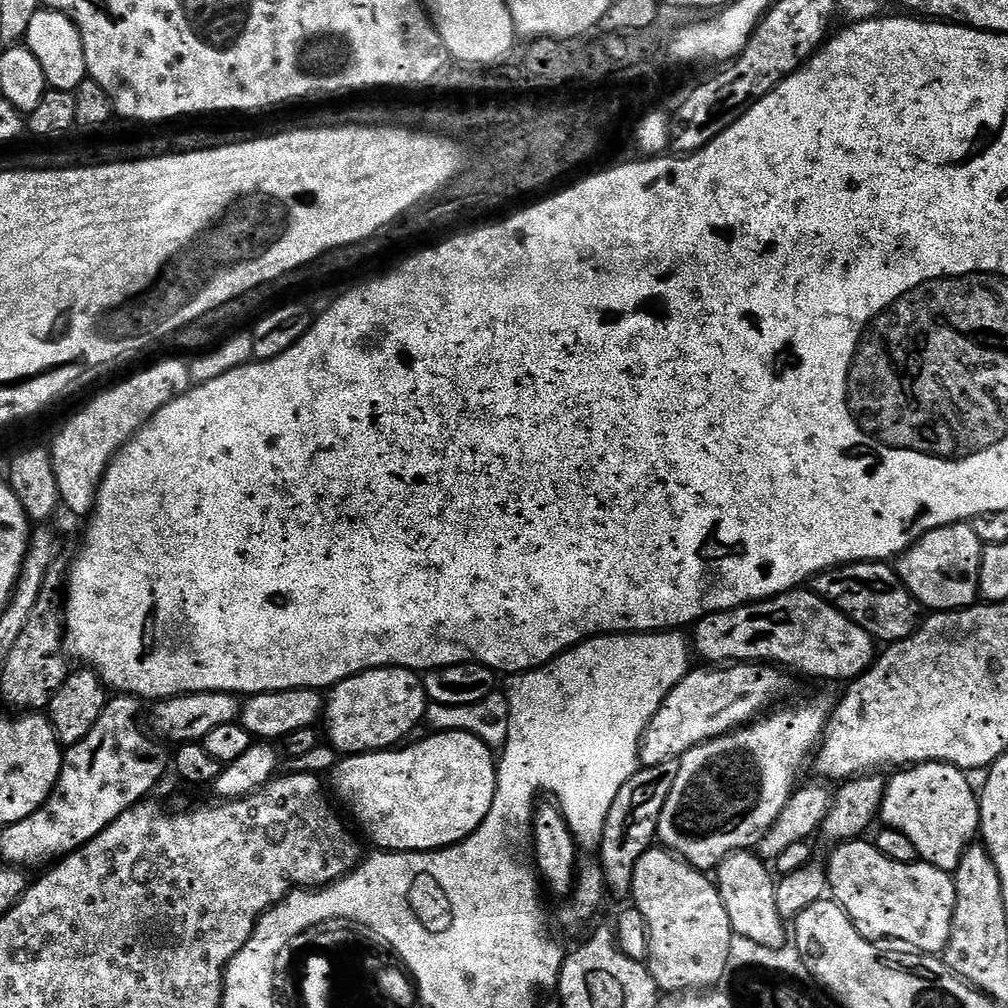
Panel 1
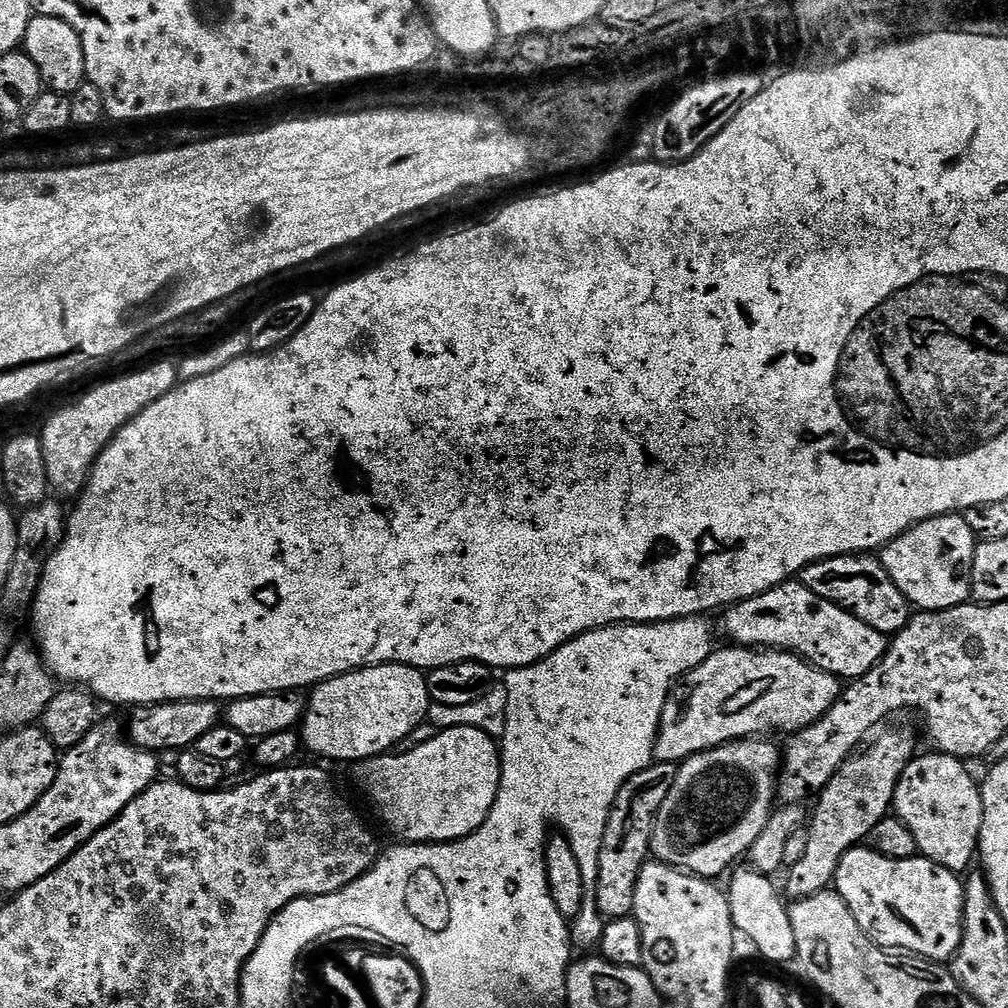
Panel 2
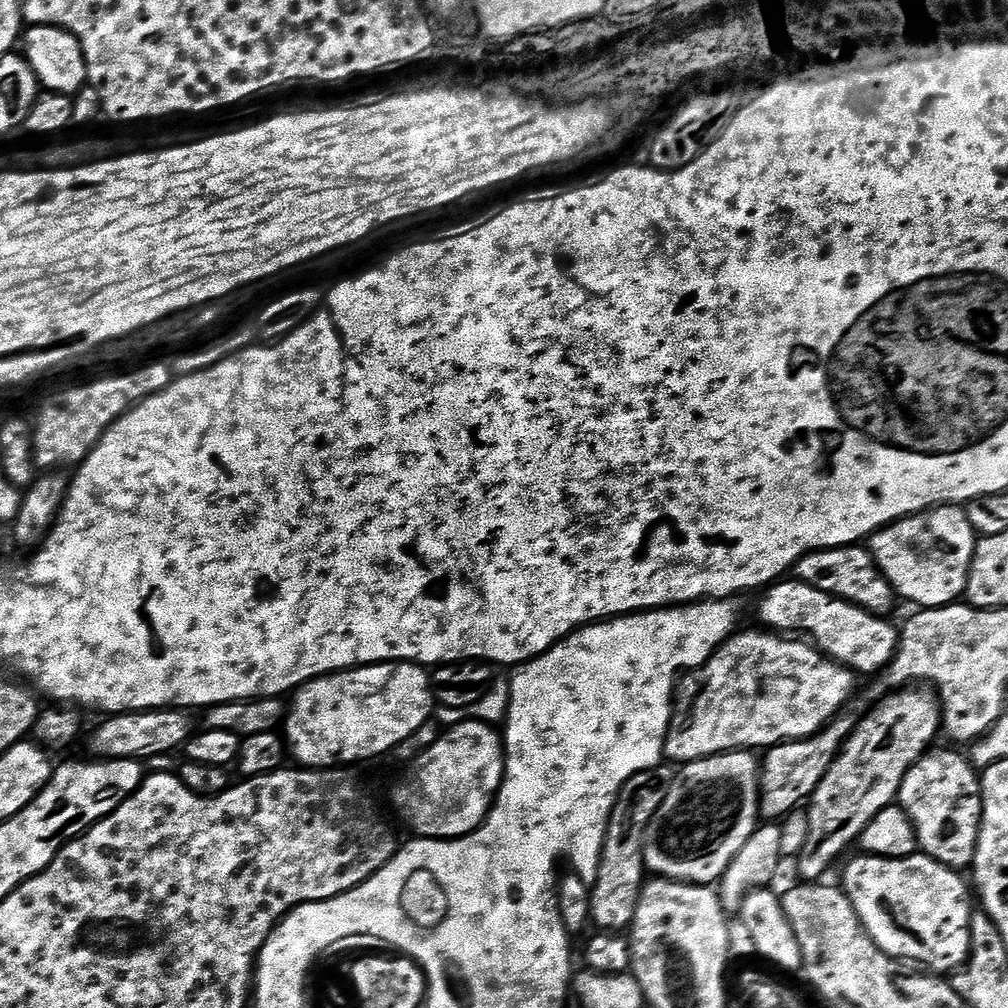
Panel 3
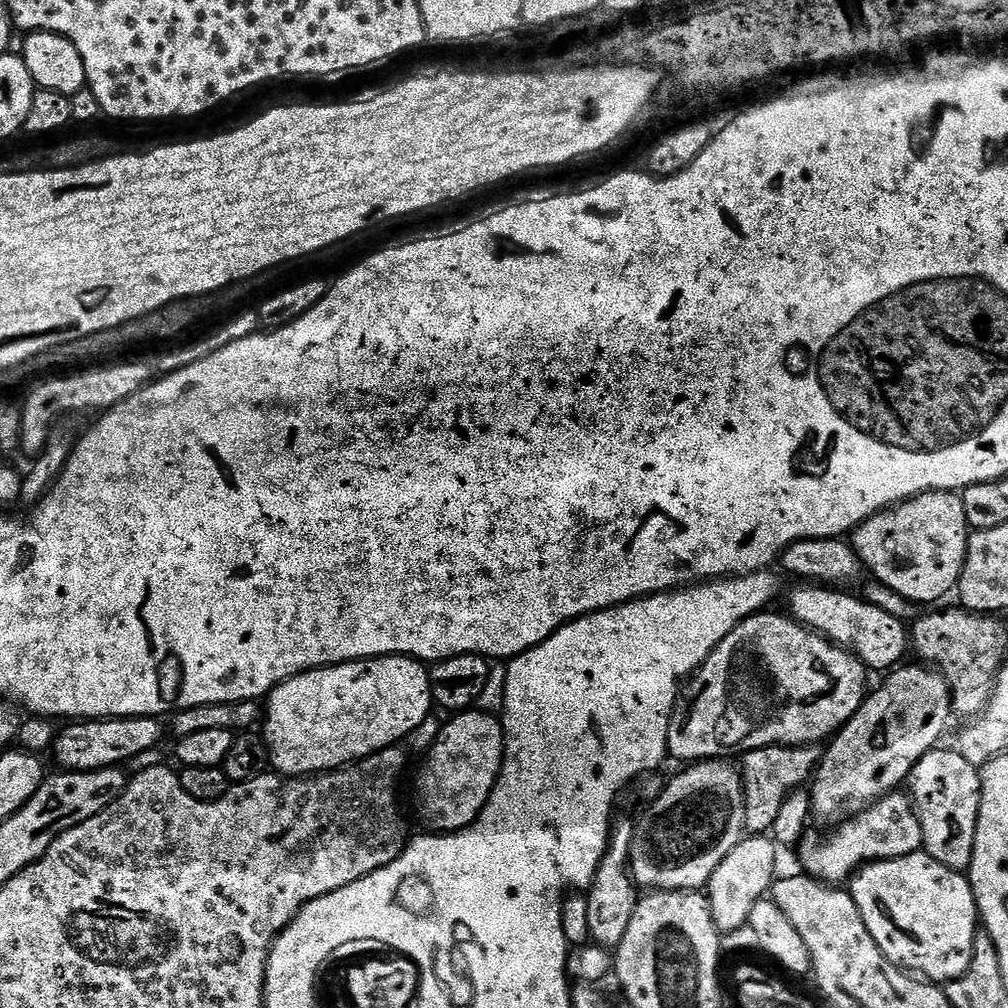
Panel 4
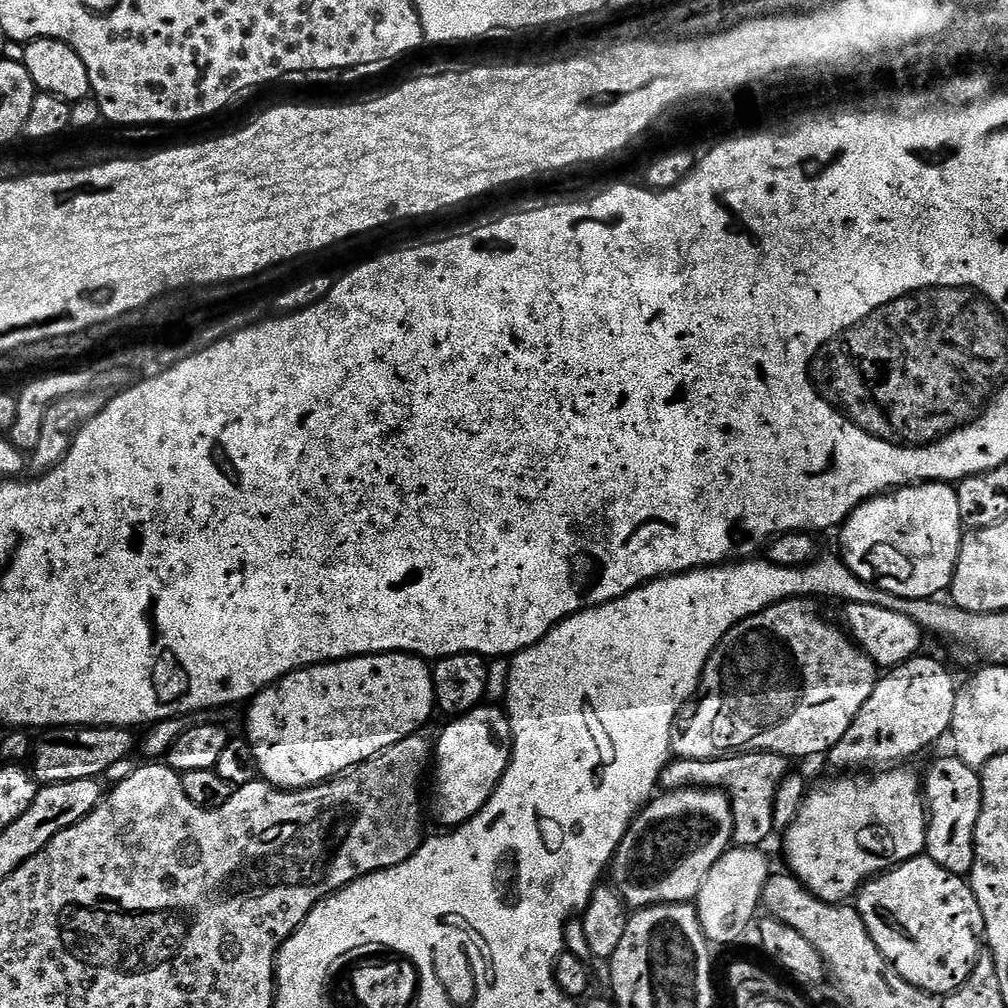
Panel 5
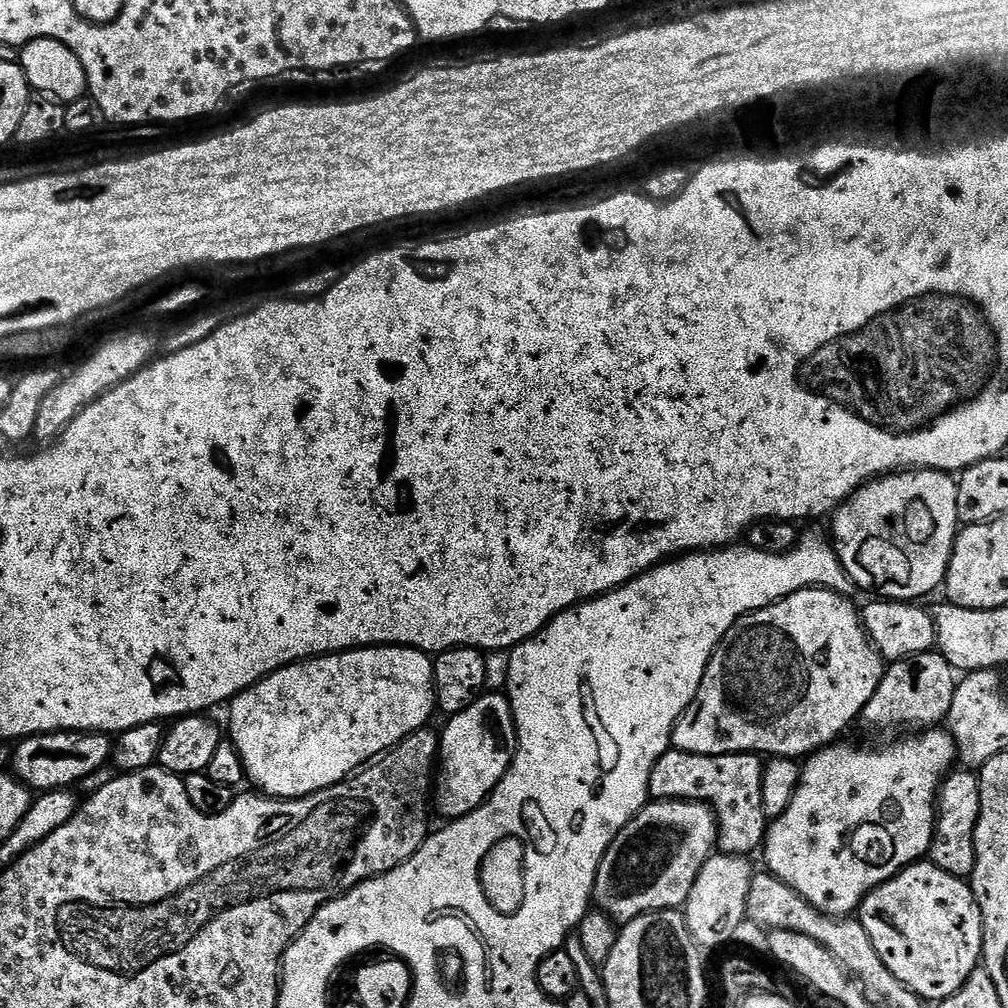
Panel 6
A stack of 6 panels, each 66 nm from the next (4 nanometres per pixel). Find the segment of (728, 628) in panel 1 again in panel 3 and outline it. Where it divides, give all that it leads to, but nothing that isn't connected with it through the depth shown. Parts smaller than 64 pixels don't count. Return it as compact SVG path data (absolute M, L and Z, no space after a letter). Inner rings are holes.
M795 578L781 579L771 585L761 596L764 597L760 600L760 620L764 623L761 625L765 629L777 634L803 634L828 659L844 665L845 668L852 669L853 673L865 672L868 678L875 677L883 672L884 667L894 658L896 649L900 647L900 633L897 625L891 624L891 619L875 616L872 612L868 612L856 604L851 604L848 600L840 600L837 596L826 594Z

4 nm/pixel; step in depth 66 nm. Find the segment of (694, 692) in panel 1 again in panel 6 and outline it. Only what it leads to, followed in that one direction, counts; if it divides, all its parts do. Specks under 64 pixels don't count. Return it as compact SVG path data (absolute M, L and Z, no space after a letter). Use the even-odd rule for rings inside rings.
M803 588L786 598L782 598L776 604L766 606L762 610L752 612L748 616L741 616L732 629L722 638L722 642L716 647L716 653L710 658L710 662L704 671L702 686L698 686L698 694L690 706L678 718L678 722L672 731L671 747L677 752L689 752L690 754L702 754L703 756L725 756L737 752L751 752L753 754L765 754L775 758L778 756L790 756L793 758L807 758L813 752L819 752L821 748L827 748L829 744L839 741L840 736L855 720L861 719L866 702L874 698L874 690L884 677L886 661L880 655L879 650L872 645L868 637L868 631L864 628L862 612L859 607L852 605L853 601L846 596L840 596L837 592L831 592L825 588Z

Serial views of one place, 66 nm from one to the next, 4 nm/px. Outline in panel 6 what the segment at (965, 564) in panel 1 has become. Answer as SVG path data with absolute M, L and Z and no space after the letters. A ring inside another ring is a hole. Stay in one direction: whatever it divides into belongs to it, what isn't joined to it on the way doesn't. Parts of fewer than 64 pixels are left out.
M917 468L915 470L901 470L891 474L875 477L863 484L831 513L832 532L830 528L830 539L832 547L835 548L846 574L850 574L853 585L857 589L873 588L876 594L889 600L902 600L905 602L916 602L921 598L919 596L928 596L932 591L939 589L944 582L944 576L948 573L948 563L952 557L952 547L956 541L956 534L960 519L958 518L958 486L955 475L939 472L933 468Z

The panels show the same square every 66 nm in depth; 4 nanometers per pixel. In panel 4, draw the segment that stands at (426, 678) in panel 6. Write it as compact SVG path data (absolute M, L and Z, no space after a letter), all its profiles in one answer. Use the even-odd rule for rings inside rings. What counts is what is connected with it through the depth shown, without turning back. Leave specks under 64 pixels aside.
M378 656L371 660L351 660L348 664L332 664L328 668L315 668L282 682L268 693L266 697L268 708L266 704L262 712L262 735L268 745L268 759L271 767L285 778L289 776L311 776L355 765L357 762L363 761L364 757L372 755L373 752L380 752L383 748L399 745L404 742L400 740L406 739L415 728L422 727L424 719L428 716L428 711L433 711L434 701L428 674L429 669L421 661L413 660L411 656Z

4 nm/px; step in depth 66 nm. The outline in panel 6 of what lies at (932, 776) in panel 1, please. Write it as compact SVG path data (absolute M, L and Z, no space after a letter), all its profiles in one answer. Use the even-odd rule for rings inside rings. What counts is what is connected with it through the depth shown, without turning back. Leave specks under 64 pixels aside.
M953 770L944 778L938 797L936 833L932 835L931 863L946 874L961 878L971 877L976 865L976 827L980 817L980 778L975 771Z

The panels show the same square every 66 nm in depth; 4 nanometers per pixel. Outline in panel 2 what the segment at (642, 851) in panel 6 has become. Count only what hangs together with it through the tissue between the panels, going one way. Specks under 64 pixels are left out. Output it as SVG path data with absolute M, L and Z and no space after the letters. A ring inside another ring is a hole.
M734 740L721 748L699 752L677 767L674 786L670 786L654 822L651 855L655 859L693 876L717 878L727 873L739 856L751 853L778 800L782 752L768 740Z

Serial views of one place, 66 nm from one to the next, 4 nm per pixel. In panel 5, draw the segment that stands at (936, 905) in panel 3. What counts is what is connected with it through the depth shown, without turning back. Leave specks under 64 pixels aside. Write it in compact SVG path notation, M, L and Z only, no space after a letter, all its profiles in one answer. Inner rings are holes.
M921 854L869 880L855 897L854 906L860 912L862 922L866 922L866 930L870 938L874 938L880 953L888 959L897 974L906 978L908 984L943 998L958 990L958 986L970 978L982 951L984 919L978 898L965 877L942 870L938 862Z

